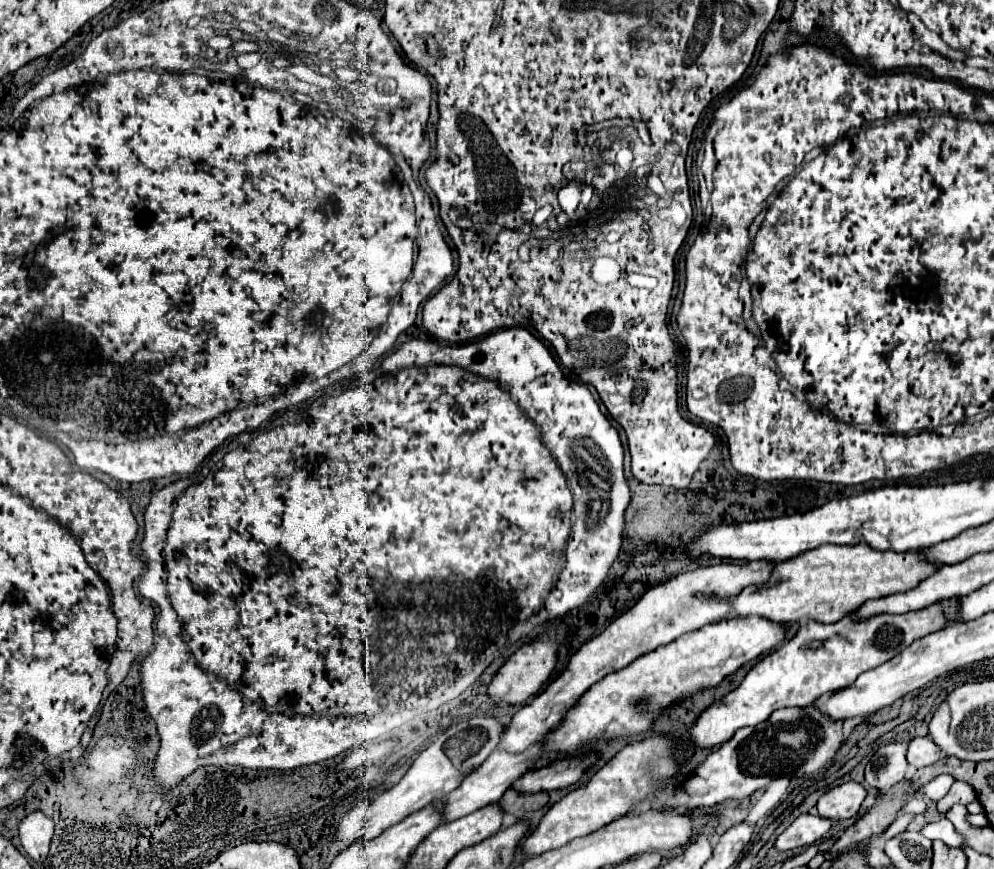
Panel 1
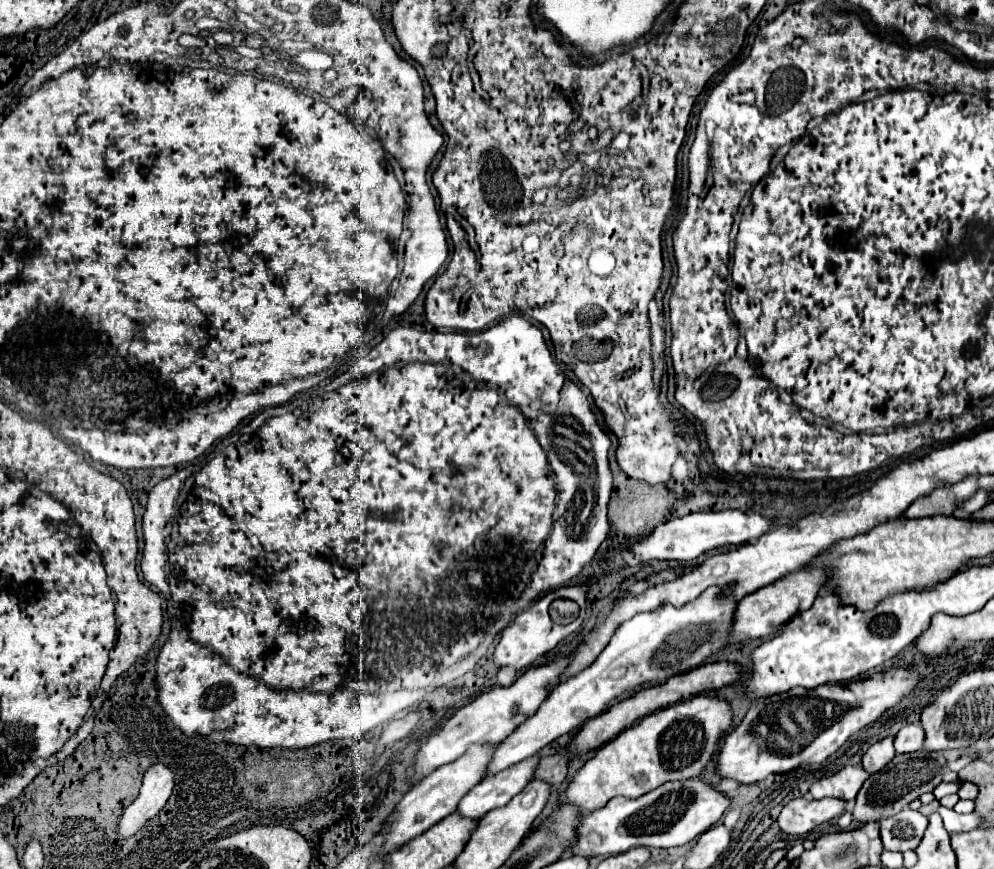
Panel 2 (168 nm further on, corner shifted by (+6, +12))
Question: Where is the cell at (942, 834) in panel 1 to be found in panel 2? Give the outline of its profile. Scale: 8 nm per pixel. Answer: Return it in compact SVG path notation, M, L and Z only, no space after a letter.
M940 806L938 812L940 812L948 832L964 832L964 830L978 828L978 816L976 814L958 814L958 812L944 808L944 806Z

